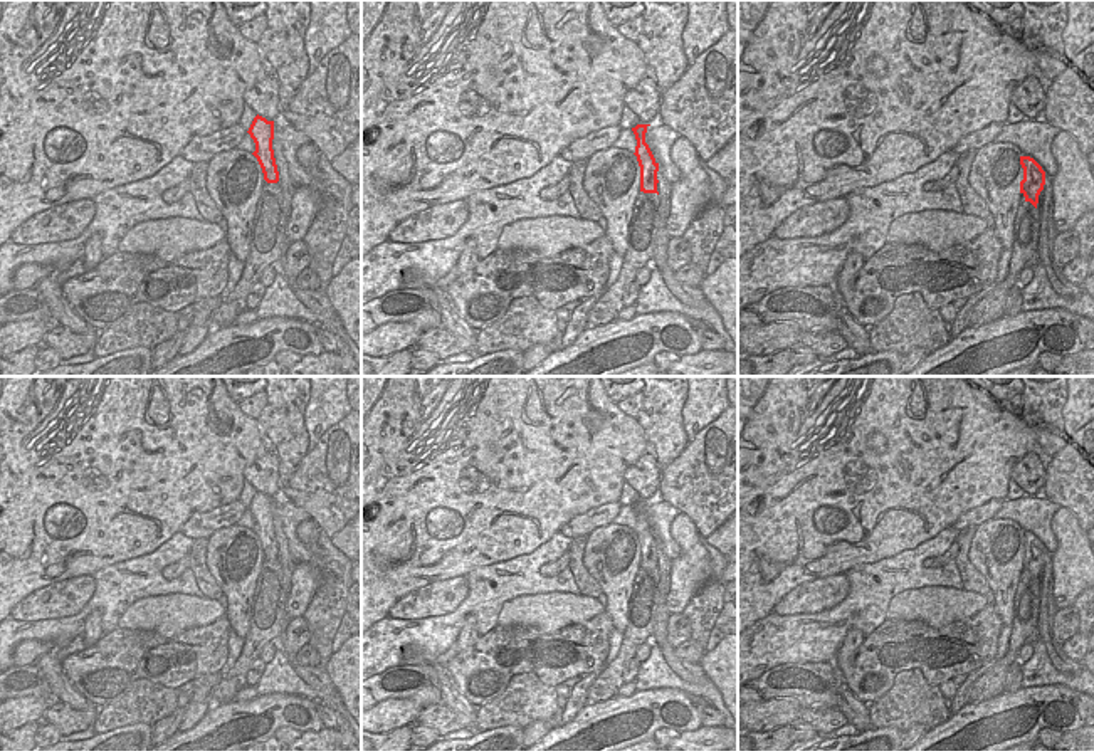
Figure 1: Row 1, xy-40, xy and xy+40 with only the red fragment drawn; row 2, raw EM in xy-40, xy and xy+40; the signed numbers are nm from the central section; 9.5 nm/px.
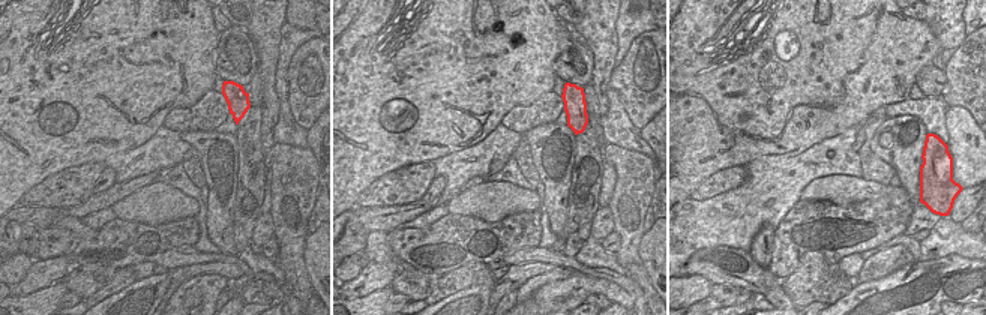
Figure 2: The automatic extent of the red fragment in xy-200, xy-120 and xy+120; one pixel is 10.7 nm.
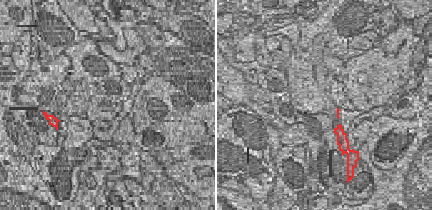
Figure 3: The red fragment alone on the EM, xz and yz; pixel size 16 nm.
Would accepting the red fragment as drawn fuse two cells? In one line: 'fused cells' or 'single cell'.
single cell

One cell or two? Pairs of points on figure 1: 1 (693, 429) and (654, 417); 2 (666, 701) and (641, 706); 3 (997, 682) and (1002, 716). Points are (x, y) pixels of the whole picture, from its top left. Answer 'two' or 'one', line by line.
1: two
2: one
3: two

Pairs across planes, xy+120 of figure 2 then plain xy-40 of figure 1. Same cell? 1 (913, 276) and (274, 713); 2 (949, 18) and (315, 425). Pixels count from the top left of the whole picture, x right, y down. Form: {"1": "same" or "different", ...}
{"1": "same", "2": "different"}

